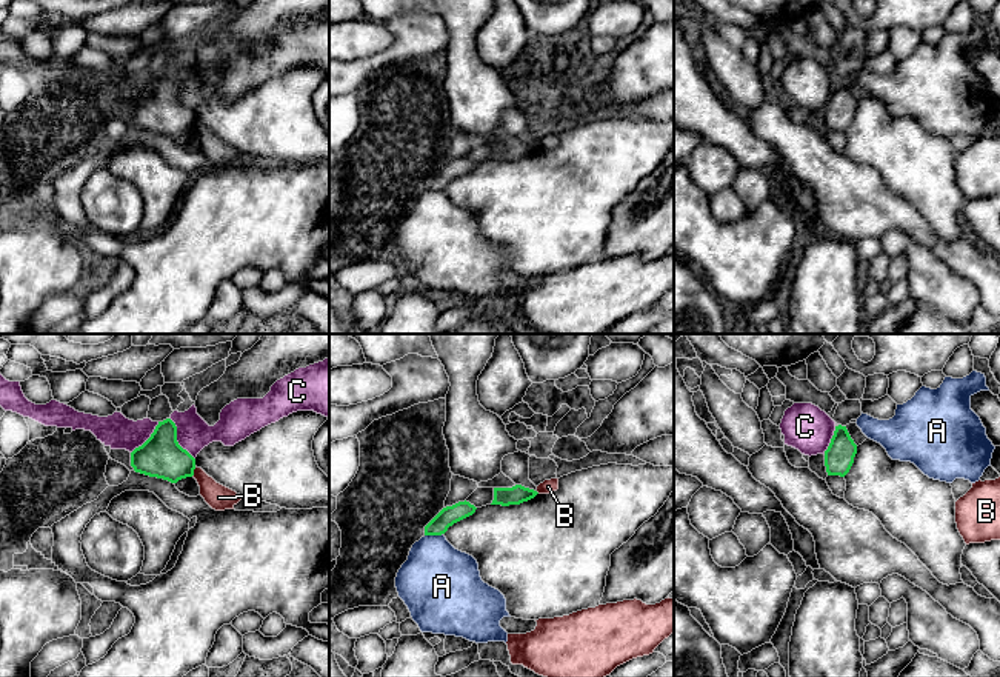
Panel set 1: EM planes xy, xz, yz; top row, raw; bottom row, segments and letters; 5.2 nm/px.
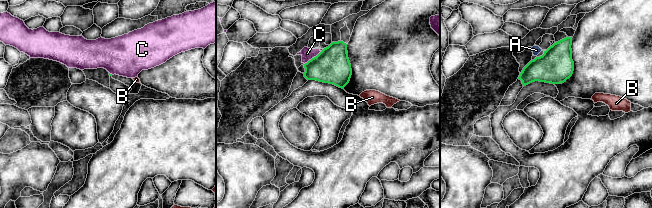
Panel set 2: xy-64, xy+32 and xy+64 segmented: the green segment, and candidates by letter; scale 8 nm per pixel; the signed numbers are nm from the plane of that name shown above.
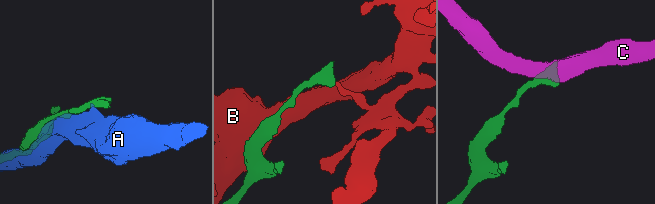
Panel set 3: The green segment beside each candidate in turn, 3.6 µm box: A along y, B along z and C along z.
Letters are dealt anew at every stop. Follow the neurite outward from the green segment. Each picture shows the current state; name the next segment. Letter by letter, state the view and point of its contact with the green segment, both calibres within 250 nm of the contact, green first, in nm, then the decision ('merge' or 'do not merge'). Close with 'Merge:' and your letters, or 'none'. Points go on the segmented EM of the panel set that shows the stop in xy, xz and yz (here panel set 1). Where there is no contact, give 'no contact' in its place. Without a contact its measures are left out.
A: xz (433, 534) | 100/400 nm | do not merge
B: xy (193, 471) | 220/140 nm | do not merge
C: xy (176, 439) | 220/180 nm | do not merge
Merge: none

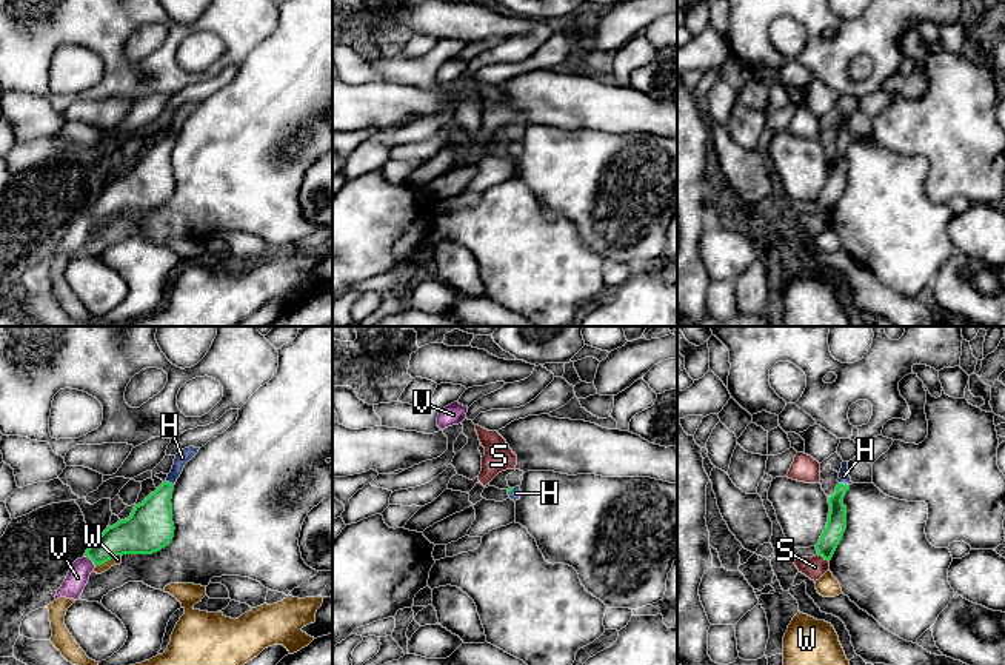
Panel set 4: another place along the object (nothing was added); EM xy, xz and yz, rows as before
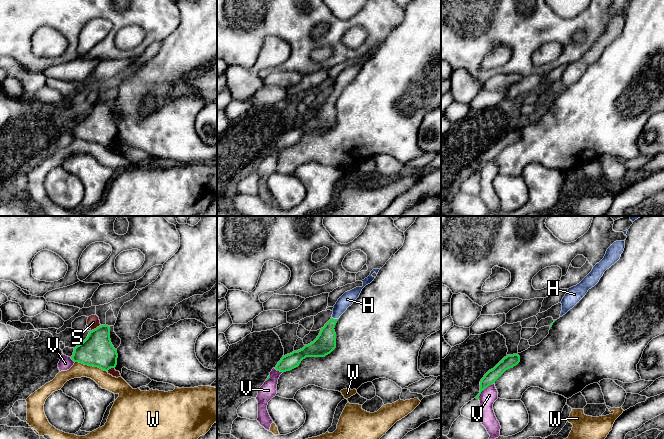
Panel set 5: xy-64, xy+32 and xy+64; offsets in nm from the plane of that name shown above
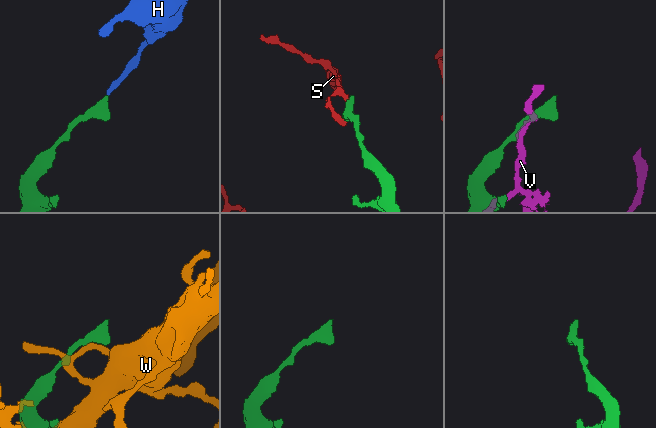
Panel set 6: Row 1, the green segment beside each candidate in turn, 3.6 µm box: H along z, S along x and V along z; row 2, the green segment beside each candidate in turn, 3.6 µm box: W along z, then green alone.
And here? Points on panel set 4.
H: yz (842, 484) | 110/60 nm | merge
S: yz (824, 558) | 110/120 nm | do not merge
V: xy (91, 559) | 190/120 nm | do not merge
W: xy (108, 559) | 240/50 nm | do not merge
Merge: H

